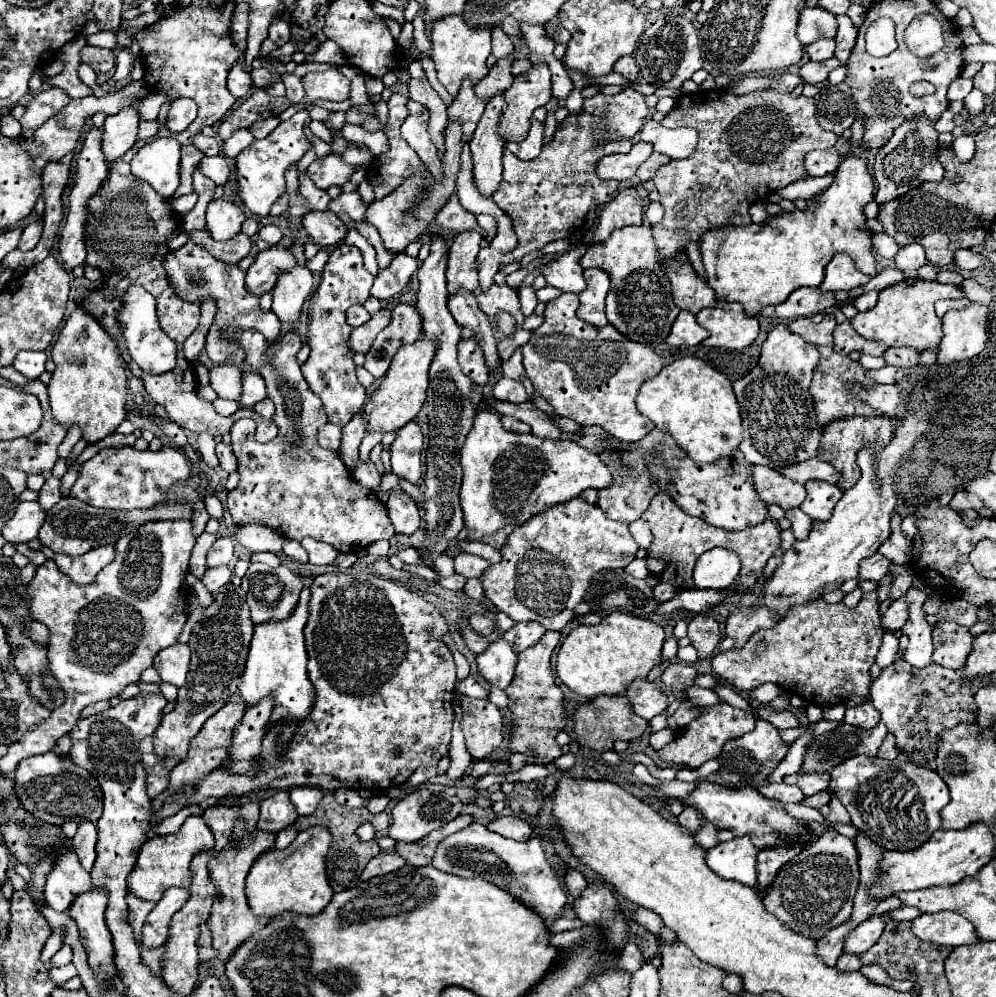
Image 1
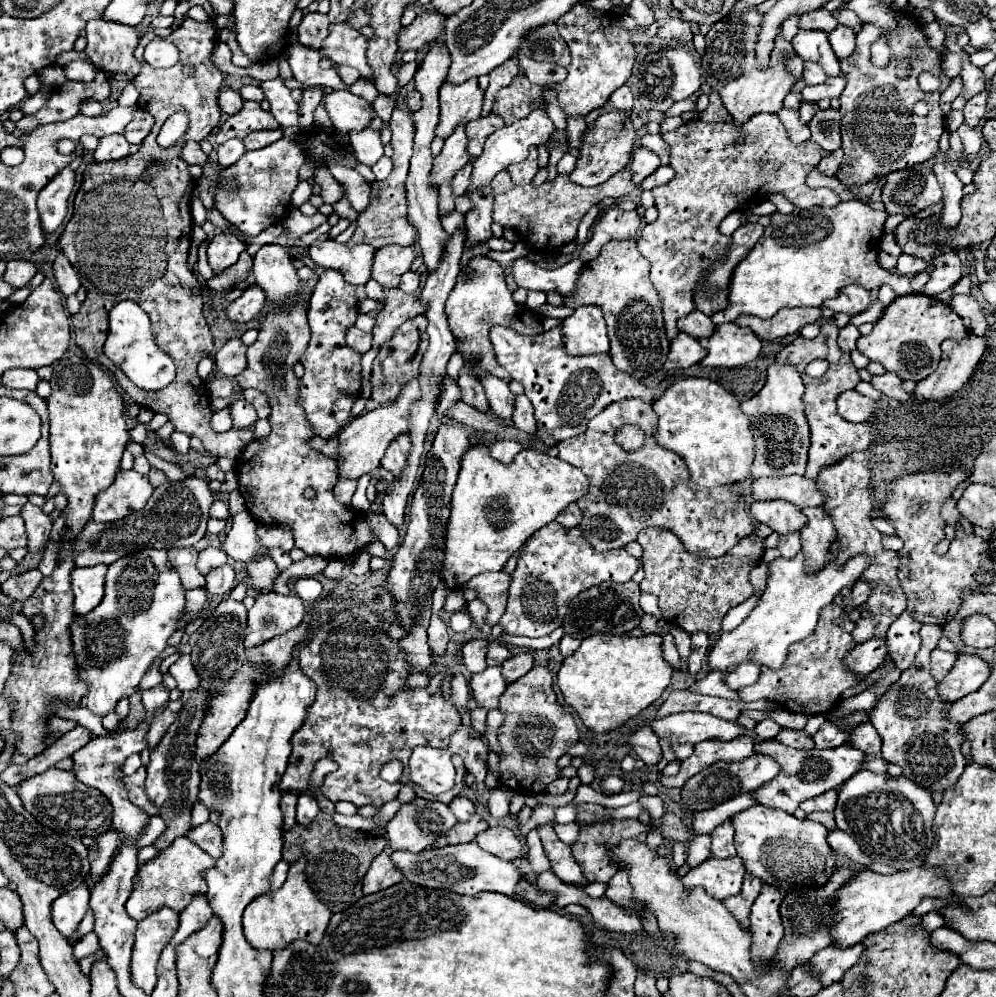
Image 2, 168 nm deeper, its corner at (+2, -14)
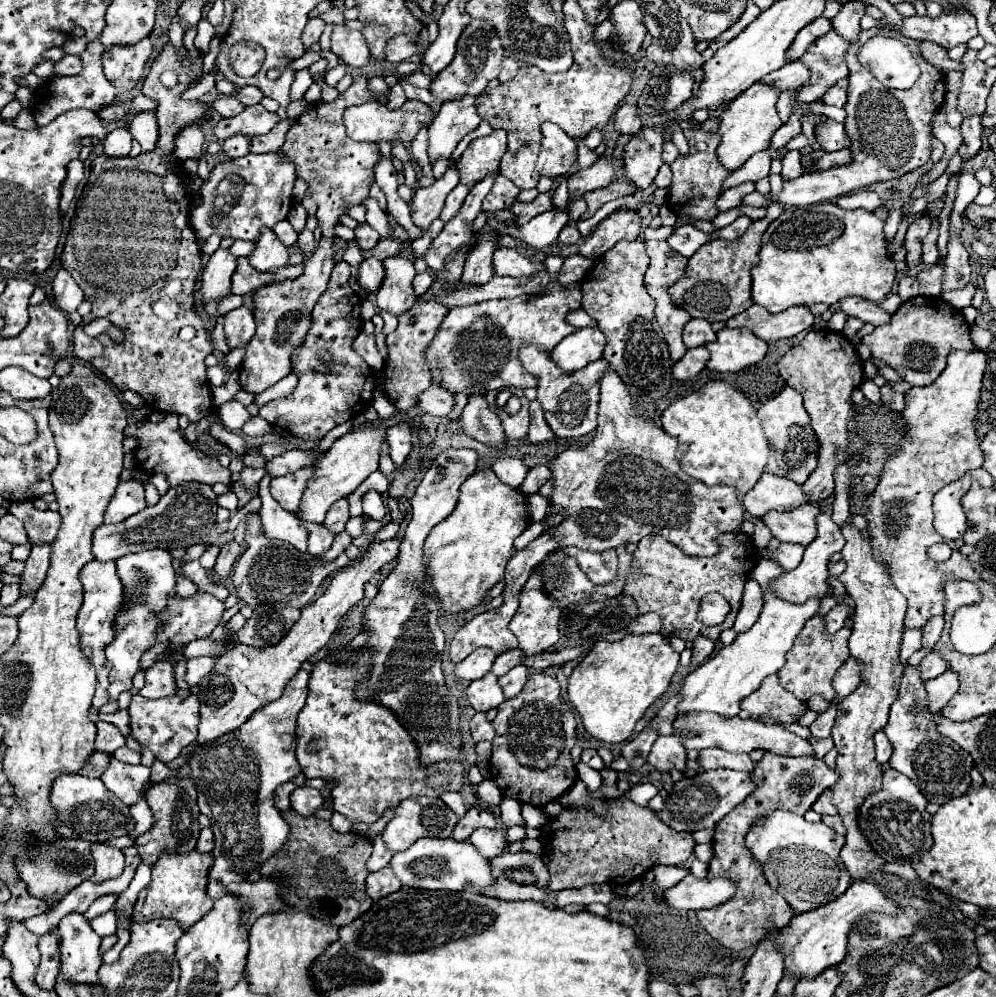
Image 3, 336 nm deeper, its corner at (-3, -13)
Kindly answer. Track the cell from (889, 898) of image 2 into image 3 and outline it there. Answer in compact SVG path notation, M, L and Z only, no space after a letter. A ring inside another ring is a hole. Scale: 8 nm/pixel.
M855 881L835 901L831 901L819 909L795 915L789 921L789 925L783 927L779 931L779 935L775 937L775 949L785 955L785 973L793 975L795 979L801 979L801 977L813 979L819 973L823 973L827 967L837 965L845 957L847 933L849 933L851 925L855 923L855 919L859 915L865 915L871 911L895 915L897 905L895 905L895 901L885 897L883 887L877 887L871 881Z

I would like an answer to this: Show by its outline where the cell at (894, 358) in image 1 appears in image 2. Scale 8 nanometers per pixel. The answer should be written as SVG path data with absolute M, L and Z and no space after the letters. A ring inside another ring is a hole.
M884 372L880 376L872 376L870 384L876 390L880 390L882 394L890 396L890 398L896 398L896 400L908 400L910 398L910 394L902 388L902 378L894 376L892 372Z

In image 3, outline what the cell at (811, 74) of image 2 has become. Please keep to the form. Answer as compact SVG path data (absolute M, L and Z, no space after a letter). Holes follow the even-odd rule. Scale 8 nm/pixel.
M793 61L793 63L783 65L781 69L771 71L769 75L765 75L761 79L761 83L771 83L771 87L775 87L777 91L785 91L785 89L795 91L807 79L809 79L809 69L801 61Z

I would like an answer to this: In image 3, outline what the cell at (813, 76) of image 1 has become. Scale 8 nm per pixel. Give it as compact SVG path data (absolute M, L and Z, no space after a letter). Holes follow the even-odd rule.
M841 79L837 85L831 87L831 91L825 93L823 103L825 105L835 105L835 107L845 107L845 103L847 103L847 87L849 87L849 81Z

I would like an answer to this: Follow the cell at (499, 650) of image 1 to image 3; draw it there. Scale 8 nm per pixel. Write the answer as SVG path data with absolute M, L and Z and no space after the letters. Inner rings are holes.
M487 673L485 677L473 681L467 691L465 691L465 697L467 697L467 703L475 709L475 711L489 711L493 707L499 707L505 697L503 697L503 691L497 683L497 677L493 673Z

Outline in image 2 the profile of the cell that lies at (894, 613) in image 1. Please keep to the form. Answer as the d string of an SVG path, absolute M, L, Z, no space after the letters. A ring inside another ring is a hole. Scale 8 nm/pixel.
M872 636L870 640L866 640L864 644L858 644L854 650L848 652L844 664L856 672L856 674L870 674L874 668L878 668L888 656L888 648L886 648L886 638L876 638Z

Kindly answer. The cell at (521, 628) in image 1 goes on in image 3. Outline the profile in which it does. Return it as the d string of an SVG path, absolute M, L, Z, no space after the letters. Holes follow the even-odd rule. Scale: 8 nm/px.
M517 665L507 675L499 677L499 685L501 685L503 693L505 693L505 699L515 697L523 689L523 685L527 681L527 675L529 675L529 669L525 665Z

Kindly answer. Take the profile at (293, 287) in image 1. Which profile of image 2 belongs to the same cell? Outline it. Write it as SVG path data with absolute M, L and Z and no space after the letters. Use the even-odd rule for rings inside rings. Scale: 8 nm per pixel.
M262 246L254 256L252 272L256 276L256 284L266 292L268 302L274 302L278 308L288 308L292 298L300 294L300 278L284 246Z

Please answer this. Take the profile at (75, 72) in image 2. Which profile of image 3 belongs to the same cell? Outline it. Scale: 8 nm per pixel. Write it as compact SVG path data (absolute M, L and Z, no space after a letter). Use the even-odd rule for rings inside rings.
M65 55L61 61L55 61L55 75L77 75L81 71L81 59L77 55Z

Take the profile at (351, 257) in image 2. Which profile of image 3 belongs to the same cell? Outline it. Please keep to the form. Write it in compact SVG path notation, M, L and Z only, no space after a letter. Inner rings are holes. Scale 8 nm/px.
M369 257L361 263L361 271L359 271L359 285L363 289L367 289L367 293L373 293L379 289L379 283L383 283L383 263L375 257Z

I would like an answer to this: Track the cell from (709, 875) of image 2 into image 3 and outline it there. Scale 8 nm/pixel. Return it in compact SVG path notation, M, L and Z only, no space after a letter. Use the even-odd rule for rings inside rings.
M691 873L665 891L665 901L673 909L711 909L719 903L725 903L735 893L735 885L729 879L697 879Z

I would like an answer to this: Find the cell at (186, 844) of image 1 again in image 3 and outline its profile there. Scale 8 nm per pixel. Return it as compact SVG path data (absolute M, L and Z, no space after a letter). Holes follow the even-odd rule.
M191 851L185 855L163 853L151 869L151 883L139 893L133 909L135 923L149 923L153 919L175 919L185 931L195 925L213 907L213 899L207 895L207 875L213 863L211 853Z

